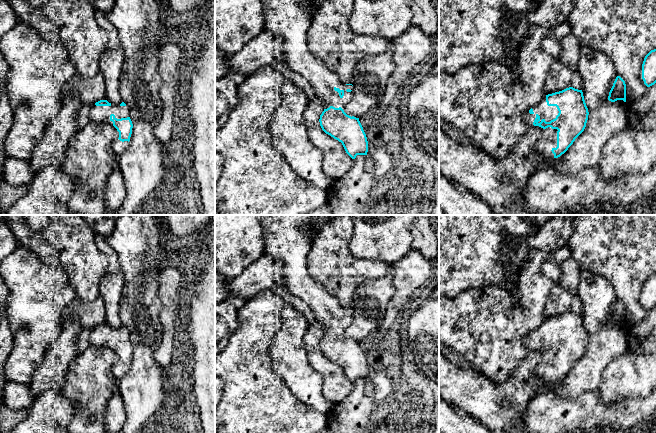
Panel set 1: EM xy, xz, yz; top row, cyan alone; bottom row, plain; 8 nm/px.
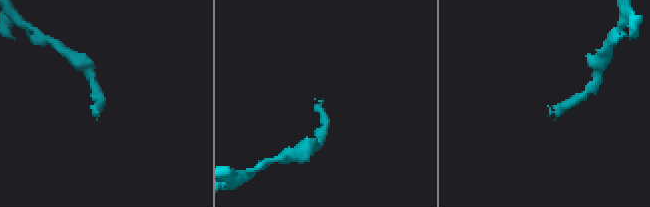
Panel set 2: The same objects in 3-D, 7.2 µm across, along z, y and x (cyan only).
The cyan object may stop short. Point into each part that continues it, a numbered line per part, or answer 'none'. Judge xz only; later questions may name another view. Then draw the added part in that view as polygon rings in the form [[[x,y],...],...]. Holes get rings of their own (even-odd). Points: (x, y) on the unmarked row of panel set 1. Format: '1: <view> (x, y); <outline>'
1: xz (284, 236); [[[262,215],[261,227],[264,238],[265,254],[272,255],[283,263],[282,275],[288,291],[304,301],[314,312],[316,319],[323,324],[324,332],[345,329],[352,323],[354,311],[344,308],[325,288],[308,273],[307,257],[313,238],[305,233],[303,225],[309,222],[309,215]]]

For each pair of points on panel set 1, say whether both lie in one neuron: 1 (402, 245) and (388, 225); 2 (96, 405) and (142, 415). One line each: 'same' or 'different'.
1: same
2: different

